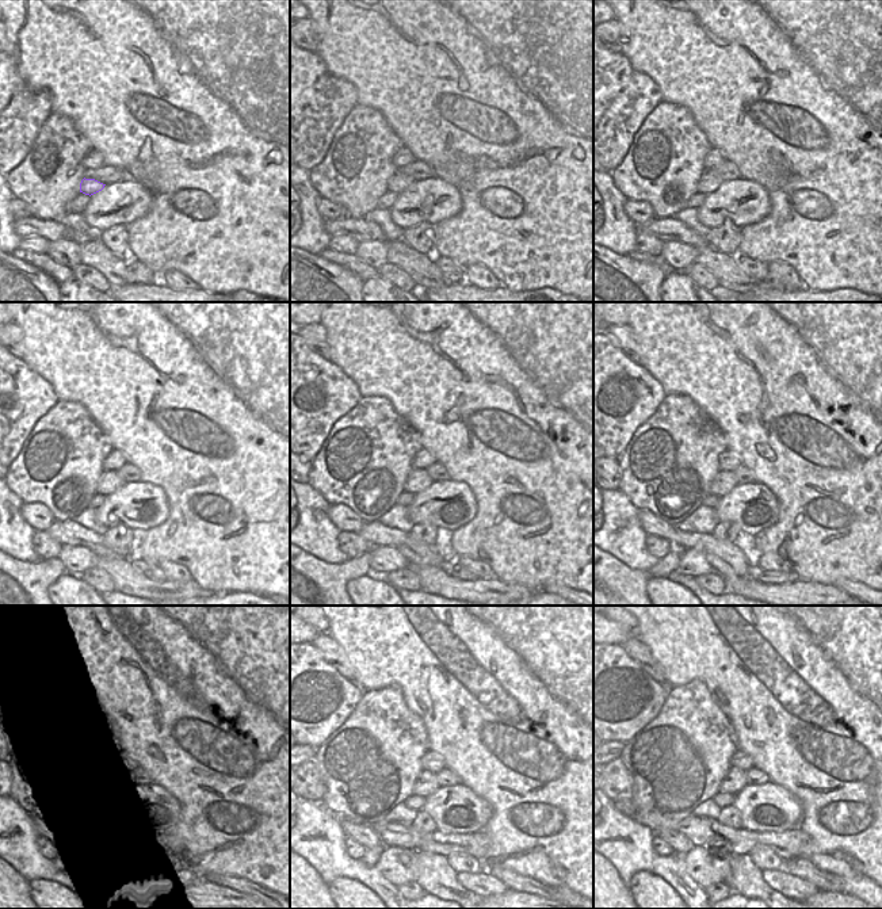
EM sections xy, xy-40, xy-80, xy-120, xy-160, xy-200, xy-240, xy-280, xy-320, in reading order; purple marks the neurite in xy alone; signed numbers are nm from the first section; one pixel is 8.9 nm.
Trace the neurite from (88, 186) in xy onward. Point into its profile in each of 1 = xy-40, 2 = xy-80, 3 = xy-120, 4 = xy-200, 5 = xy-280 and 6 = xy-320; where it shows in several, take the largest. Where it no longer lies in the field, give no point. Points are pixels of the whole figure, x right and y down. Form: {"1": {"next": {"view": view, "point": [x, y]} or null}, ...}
{"1": {"next": {"view": "xy-40", "point": [397, 183]}}, "2": {"next": {"view": "xy-80", "point": [709, 182]}}, "3": {"next": {"view": "xy-120", "point": [109, 482]}}, "4": {"next": {"view": "xy-200", "point": [724, 482]}}, "5": {"next": {"view": "xy-280", "point": [426, 783]}}, "6": {"next": {"view": "xy-320", "point": [734, 780]}}}

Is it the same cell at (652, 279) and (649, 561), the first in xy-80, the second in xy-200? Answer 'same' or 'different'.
different

